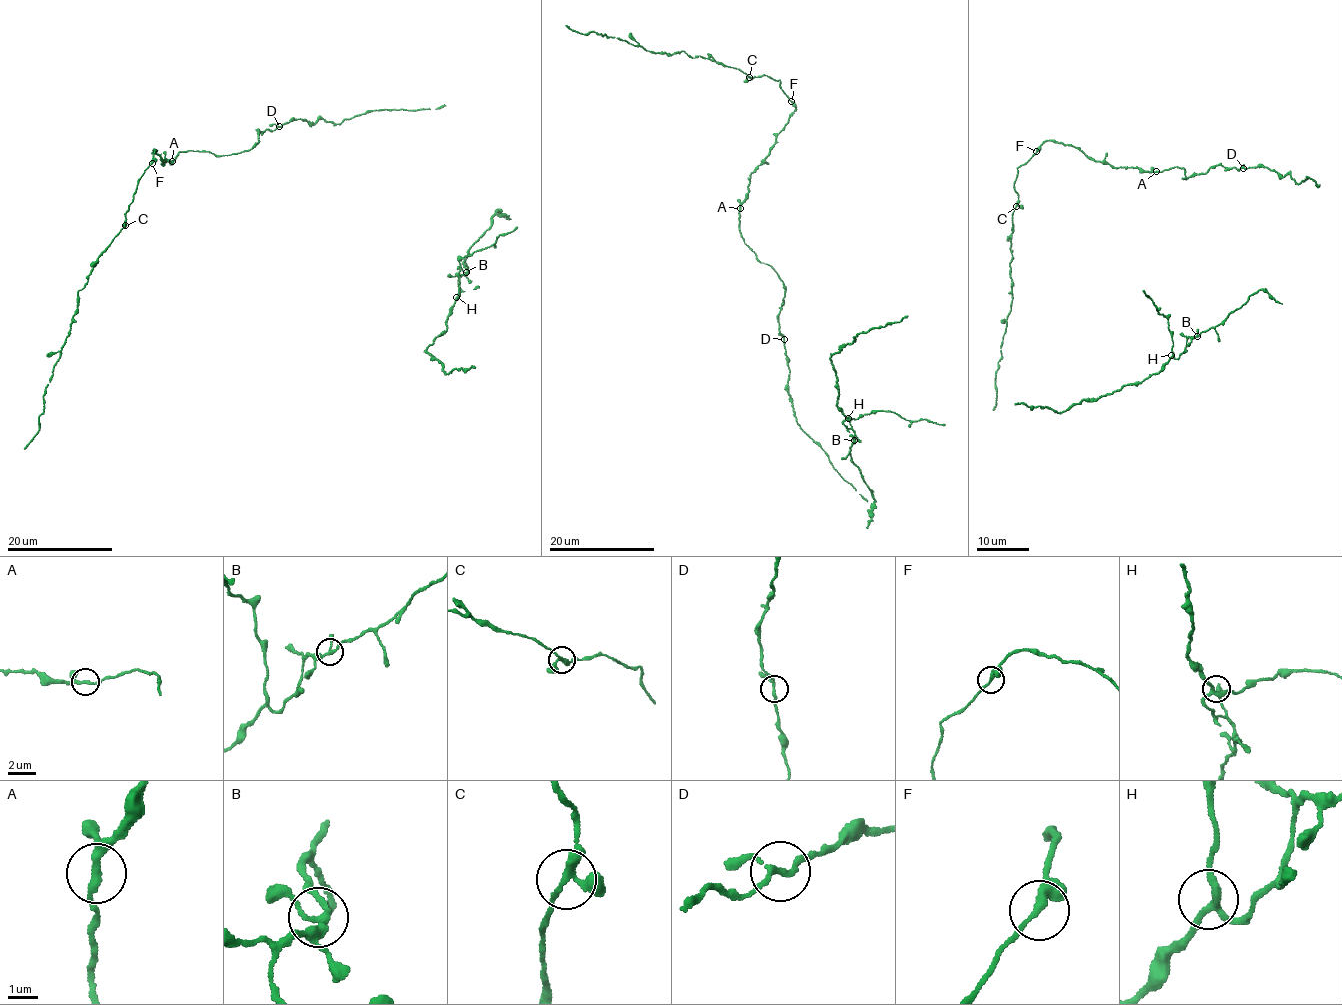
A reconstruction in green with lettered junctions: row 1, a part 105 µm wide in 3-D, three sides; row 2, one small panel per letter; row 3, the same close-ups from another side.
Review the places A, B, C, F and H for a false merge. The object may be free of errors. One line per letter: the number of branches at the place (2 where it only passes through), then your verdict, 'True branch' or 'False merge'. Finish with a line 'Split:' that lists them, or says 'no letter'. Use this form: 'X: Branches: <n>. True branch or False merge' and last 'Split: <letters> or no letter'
A: Branches: 3. True branch
B: Branches: 3. True branch
C: Branches: 3. True branch
F: Branches: 3. True branch
H: Branches: 3. True branch
Split: no letter

